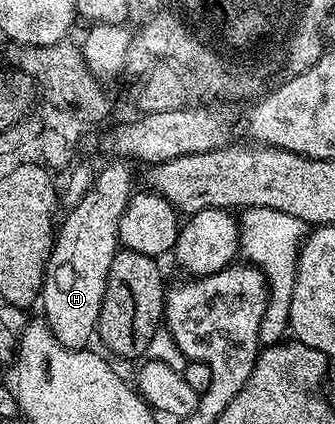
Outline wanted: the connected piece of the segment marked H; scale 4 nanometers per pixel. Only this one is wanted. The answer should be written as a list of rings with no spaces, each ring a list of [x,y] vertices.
[[[112,160],[112,165],[100,168],[95,174],[93,187],[85,191],[81,203],[70,206],[66,210],[67,218],[62,218],[55,234],[55,243],[51,246],[51,254],[47,256],[47,268],[43,271],[43,287],[41,290],[42,320],[53,331],[53,335],[66,349],[81,349],[90,337],[96,336],[101,315],[101,303],[105,295],[105,283],[109,275],[109,263],[113,263],[119,243],[119,220],[127,210],[127,204],[133,192],[131,186],[130,164],[122,160]]]

